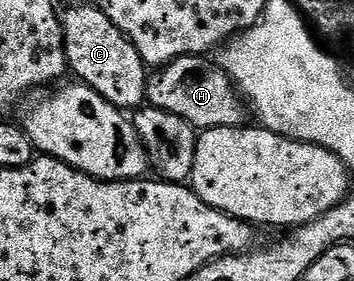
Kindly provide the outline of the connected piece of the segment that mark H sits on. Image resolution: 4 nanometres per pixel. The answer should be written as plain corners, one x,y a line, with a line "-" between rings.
201,56
181,57
171,65
161,66
158,73
149,78
146,87
146,101
160,111
172,111
172,115
180,115
195,131
245,126
248,105
234,80
221,67
213,69
205,65

